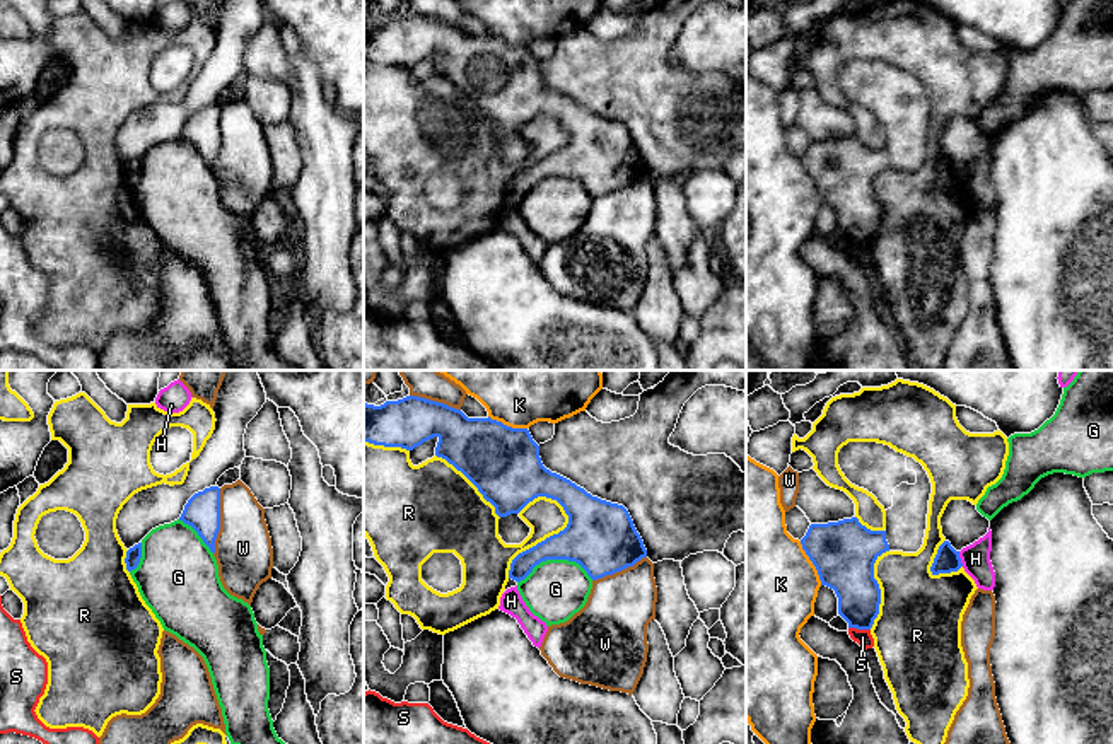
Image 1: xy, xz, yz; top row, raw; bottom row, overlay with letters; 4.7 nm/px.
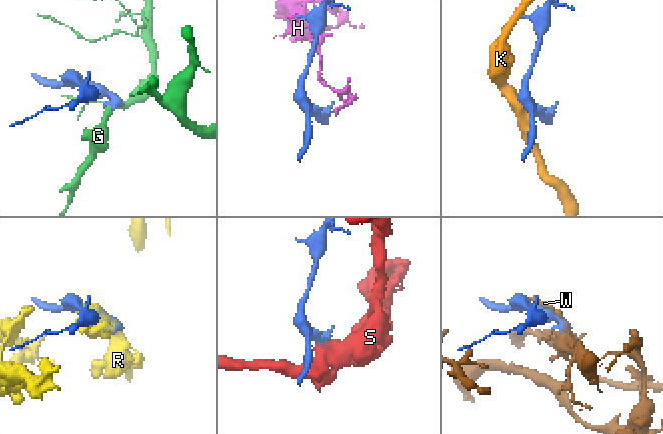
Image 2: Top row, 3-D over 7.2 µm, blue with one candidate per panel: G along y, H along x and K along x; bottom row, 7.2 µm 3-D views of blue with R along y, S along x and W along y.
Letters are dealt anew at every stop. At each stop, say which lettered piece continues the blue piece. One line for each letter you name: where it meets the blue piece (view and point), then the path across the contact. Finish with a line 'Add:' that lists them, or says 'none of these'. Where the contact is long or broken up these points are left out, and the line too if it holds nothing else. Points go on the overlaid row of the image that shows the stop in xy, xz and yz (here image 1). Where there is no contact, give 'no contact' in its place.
Add: none of these

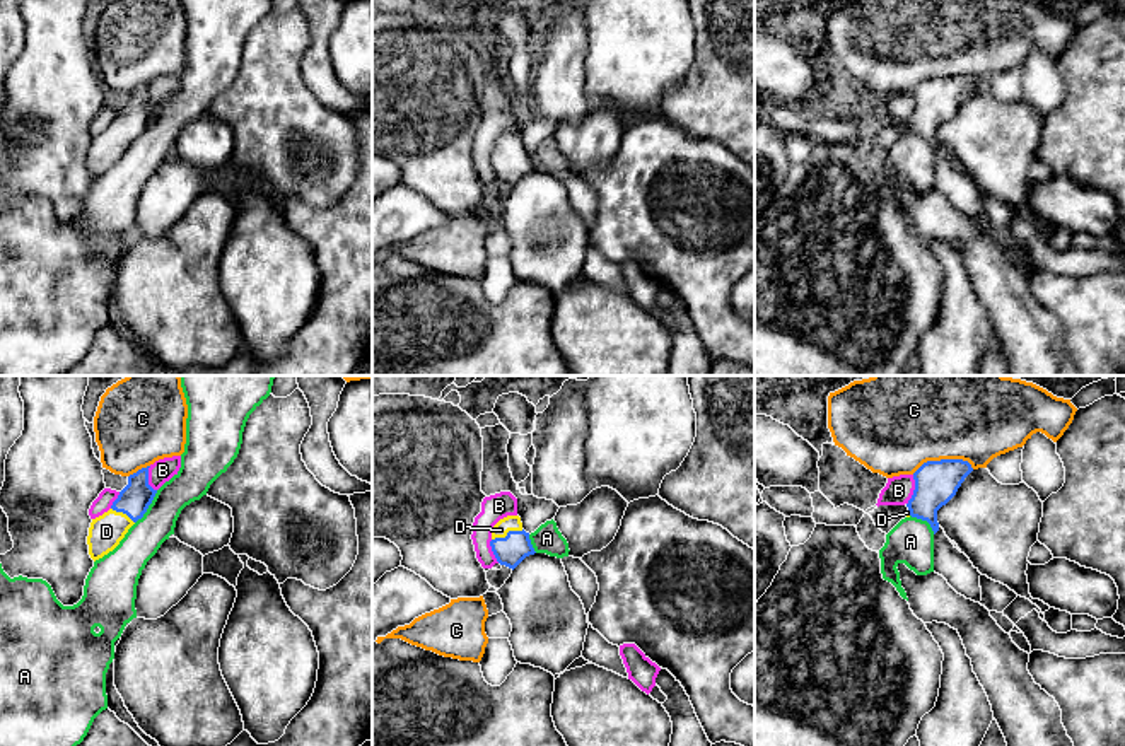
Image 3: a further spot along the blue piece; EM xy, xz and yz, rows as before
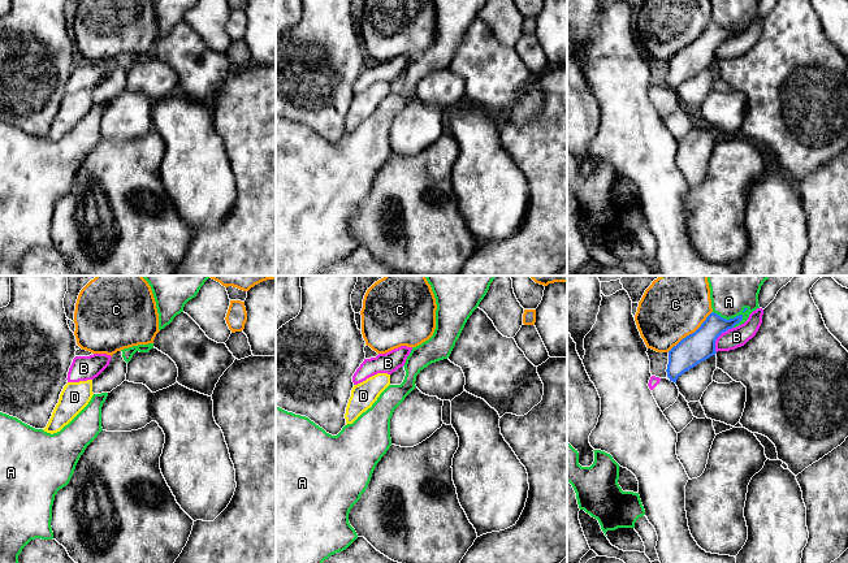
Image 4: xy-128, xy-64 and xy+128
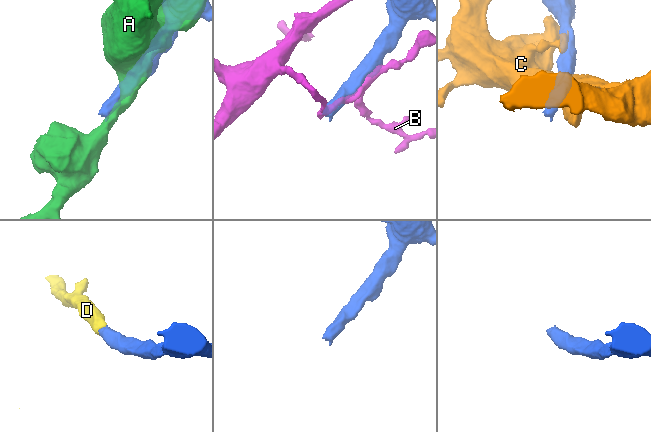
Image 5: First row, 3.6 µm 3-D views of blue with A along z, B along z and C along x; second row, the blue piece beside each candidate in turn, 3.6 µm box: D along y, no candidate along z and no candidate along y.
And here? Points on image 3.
D: contact xz (507, 533); way xz (511, 550), (507, 533), (511, 523)
Add: D

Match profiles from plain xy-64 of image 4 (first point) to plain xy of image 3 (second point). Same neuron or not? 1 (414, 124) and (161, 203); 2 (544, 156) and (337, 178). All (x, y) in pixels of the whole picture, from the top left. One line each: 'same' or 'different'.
1: same
2: different

